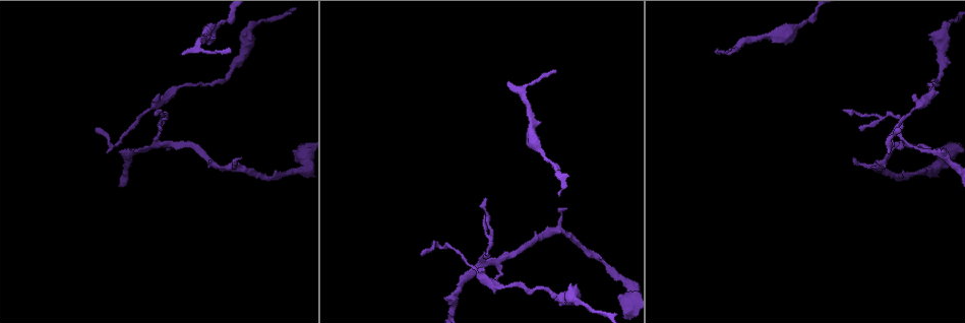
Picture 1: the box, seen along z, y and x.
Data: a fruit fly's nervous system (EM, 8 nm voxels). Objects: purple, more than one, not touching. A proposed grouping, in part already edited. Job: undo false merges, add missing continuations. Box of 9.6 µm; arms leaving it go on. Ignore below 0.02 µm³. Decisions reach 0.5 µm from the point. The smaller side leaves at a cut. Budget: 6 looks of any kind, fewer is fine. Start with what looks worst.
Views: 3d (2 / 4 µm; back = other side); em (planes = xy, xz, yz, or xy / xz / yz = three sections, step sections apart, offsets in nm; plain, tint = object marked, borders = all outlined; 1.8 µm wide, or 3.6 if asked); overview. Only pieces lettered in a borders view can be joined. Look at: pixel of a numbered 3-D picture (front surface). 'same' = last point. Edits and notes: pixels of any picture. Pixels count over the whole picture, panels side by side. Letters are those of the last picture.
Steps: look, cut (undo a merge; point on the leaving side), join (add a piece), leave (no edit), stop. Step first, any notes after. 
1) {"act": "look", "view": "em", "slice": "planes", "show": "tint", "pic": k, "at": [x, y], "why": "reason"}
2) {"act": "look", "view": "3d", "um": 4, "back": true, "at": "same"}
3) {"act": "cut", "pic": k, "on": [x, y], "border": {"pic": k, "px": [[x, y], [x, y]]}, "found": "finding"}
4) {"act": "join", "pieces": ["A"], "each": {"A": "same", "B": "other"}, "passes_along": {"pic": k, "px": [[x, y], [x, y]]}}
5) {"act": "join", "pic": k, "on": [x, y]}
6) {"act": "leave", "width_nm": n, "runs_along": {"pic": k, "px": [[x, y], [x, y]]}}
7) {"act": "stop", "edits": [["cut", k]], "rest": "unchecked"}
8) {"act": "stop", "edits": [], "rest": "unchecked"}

{"act": "look", "view": "em", "slice": "xy", "step": 4, "show": "borders", "pic": 1, "at": [238, 157], "why": "branch stops here"}

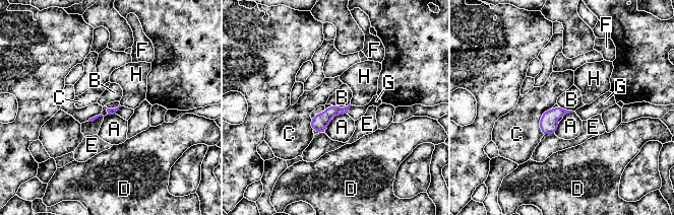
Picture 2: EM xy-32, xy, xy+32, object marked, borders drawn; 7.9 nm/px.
{"act": "join", "pieces": ["F"], "longest_contact_nm": ["C", 220], "each": {"A": "other", "B": "other", "C": "other", "D": "other", "E": "other", "F": "same", "G": "other", "H": "other"}, "found": "the neuron continues"}

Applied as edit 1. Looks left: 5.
{"act": "look", "view": "overview", "why": "redraw"}

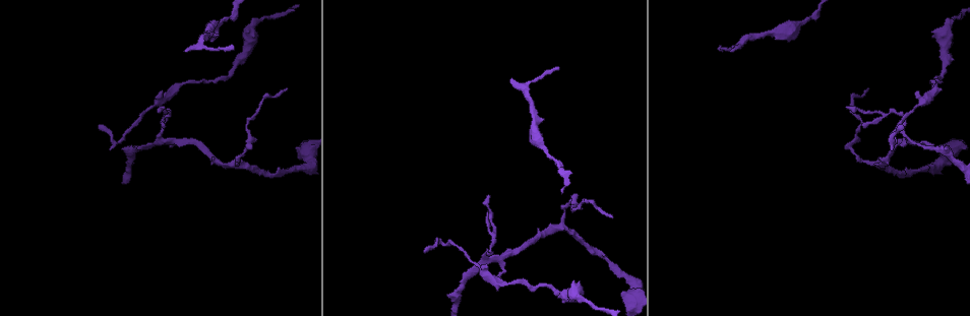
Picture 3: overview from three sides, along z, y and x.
{"act": "look", "view": "em", "slice": "planes", "show": "borders", "pic": 3, "at": [99, 126], "why": "thin end"}

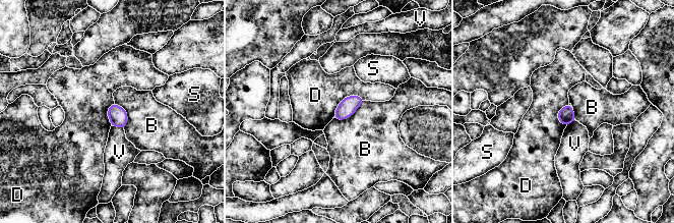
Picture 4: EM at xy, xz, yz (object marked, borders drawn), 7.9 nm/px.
{"act": "leave", "each": {"B": "other", "D": "other", "S": "other", "V": "other"}, "border": {"pic": 4, "px": [[364, 99], [347, 96], [333, 116]]}, "found": "none of them fits"}

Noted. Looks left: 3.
{"act": "look", "view": "em", "slice": "planes", "show": "plain", "pic": 3, "at": [628, 280], "why": "sudden change in width"}

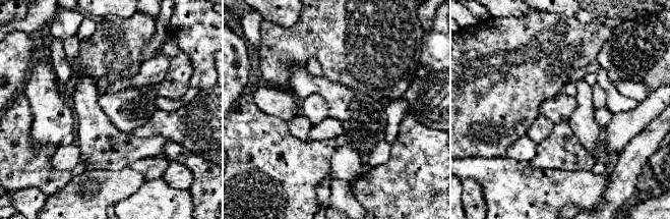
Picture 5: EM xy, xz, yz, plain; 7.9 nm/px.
{"act": "look", "view": "em", "slice": "planes", "show": "tint", "at": "same"}

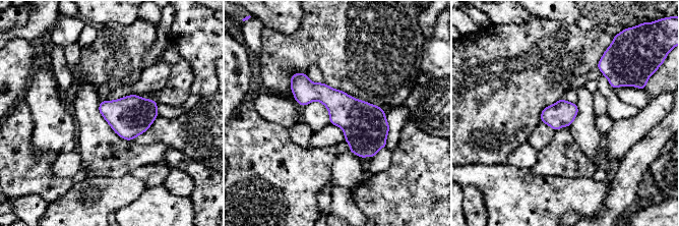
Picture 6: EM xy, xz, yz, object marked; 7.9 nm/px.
{"act": "look", "view": "em", "slice": "planes", "show": "borders", "at": "same"}

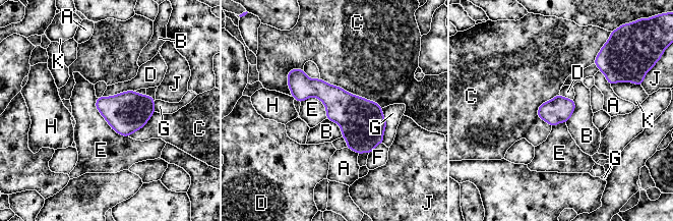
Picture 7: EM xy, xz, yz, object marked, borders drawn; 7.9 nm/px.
{"act": "leave", "each": {"A": "other", "B": "other", "C": "other", "D": "other", "E": "other", "F": "other", "G": "other", "H": "other", "J": "other", "K": "other"}, "border": {"pic": 7, "px": [[97, 98], [108, 124], [128, 136]]}, "found": "one neuron here"}

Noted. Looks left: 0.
{"act": "stop", "edits": [["join", 2]], "rest": "unchecked"}

